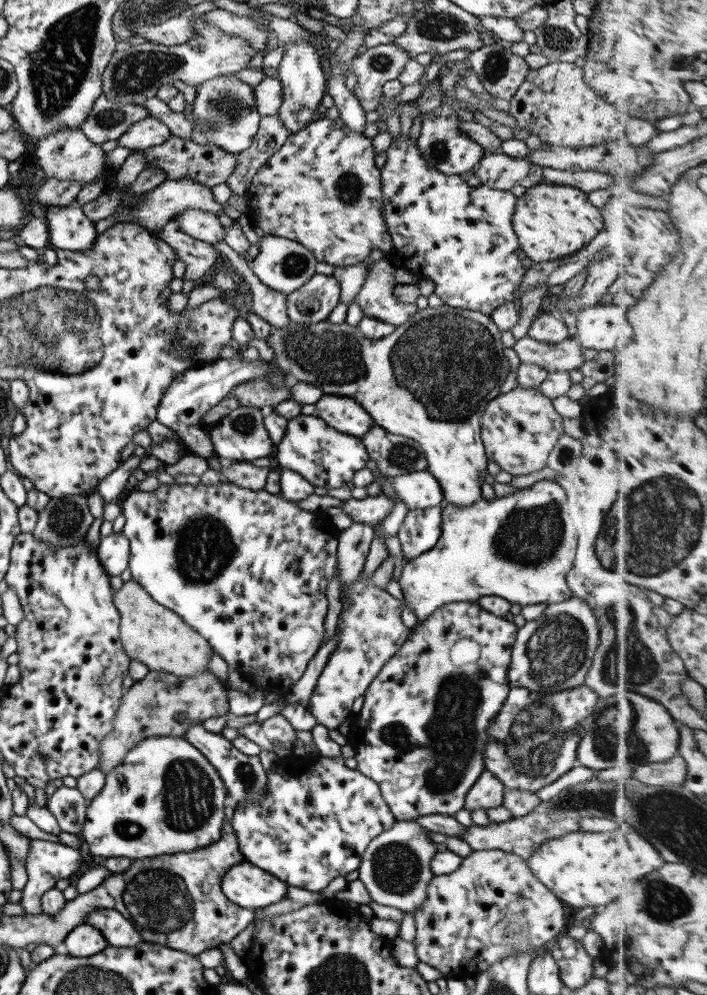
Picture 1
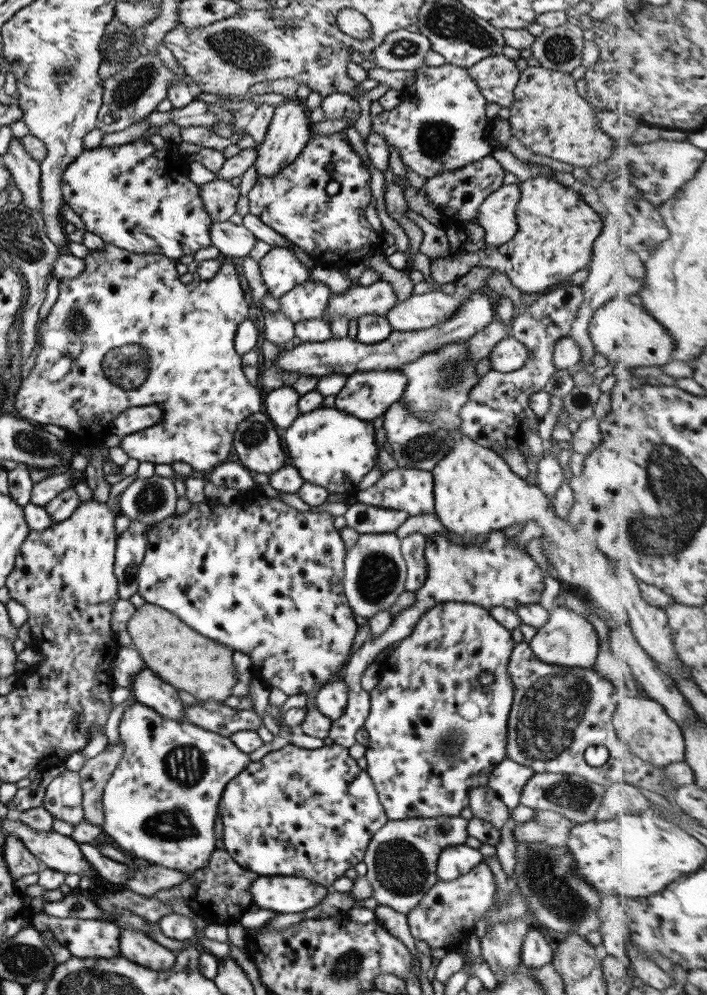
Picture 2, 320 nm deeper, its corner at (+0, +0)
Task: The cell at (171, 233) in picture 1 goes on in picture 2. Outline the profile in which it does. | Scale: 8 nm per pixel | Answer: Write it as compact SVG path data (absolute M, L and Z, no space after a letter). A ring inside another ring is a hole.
M137 139L121 146L98 146L93 149L83 149L77 158L73 159L63 170L61 176L60 194L62 202L66 204L81 220L84 230L99 236L104 244L116 246L118 249L135 254L162 254L165 258L172 258L177 262L181 256L194 254L199 248L207 248L211 246L209 227L212 225L212 220L209 218L207 211L203 208L199 197L199 188L188 178L189 168L188 156L181 156L180 146L168 144L165 148L157 149L151 145L146 139Z

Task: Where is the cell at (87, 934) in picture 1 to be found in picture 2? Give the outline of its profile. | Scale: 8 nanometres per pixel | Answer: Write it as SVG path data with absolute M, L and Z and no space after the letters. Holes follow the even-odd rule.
M38 912L32 915L31 925L35 930L47 929L52 932L53 939L57 940L61 946L65 946L71 956L75 958L115 958L120 956L119 928L112 921L55 918L43 912Z

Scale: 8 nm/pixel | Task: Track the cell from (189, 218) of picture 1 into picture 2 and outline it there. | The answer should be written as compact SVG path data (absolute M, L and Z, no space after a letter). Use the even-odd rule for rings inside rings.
M229 221L212 223L209 236L211 244L227 259L247 256L256 241L243 225L233 225Z

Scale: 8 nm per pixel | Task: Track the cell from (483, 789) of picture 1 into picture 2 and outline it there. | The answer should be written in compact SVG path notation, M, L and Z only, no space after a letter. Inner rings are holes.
M506 756L492 770L486 785L497 794L497 798L510 811L519 804L523 785L531 778L533 769L509 760Z

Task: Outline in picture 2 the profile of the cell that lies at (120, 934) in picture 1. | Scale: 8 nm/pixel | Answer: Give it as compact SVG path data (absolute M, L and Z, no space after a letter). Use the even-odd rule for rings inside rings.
M119 928L120 956L151 970L169 970L176 953L157 944L144 932L134 928Z

